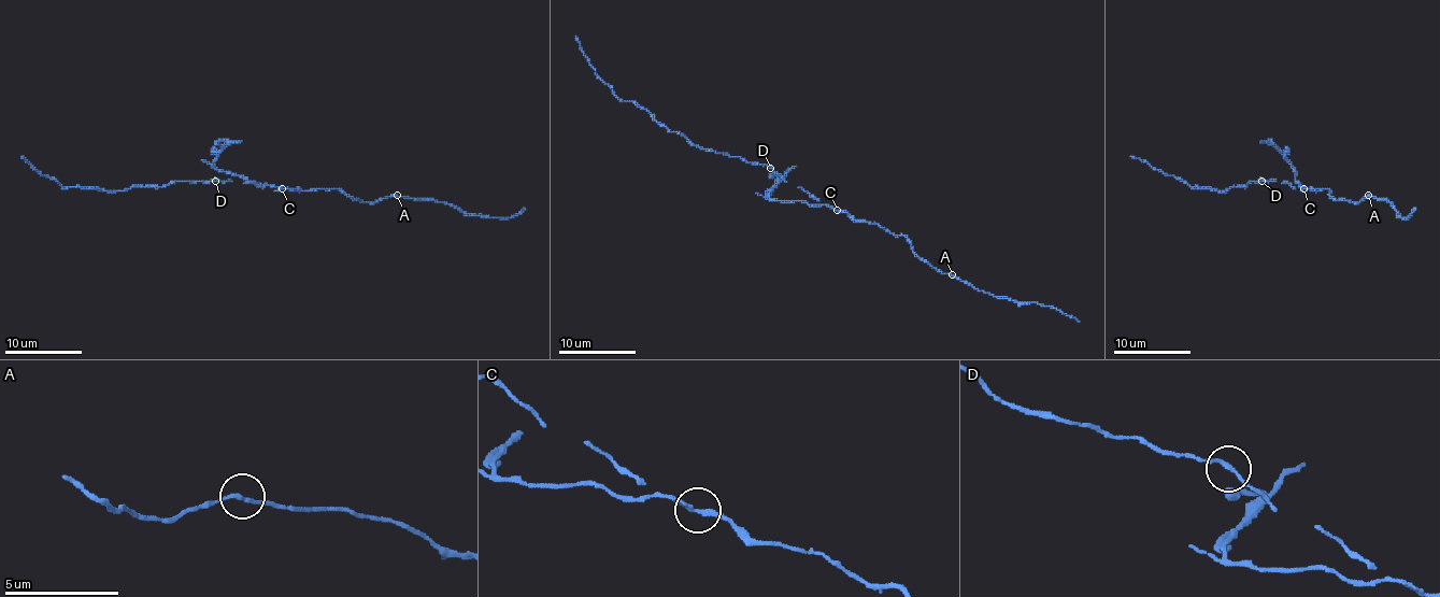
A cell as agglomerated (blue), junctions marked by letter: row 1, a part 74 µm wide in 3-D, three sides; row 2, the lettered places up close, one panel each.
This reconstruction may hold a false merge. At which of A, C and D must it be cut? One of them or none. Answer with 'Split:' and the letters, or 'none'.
Split: C

